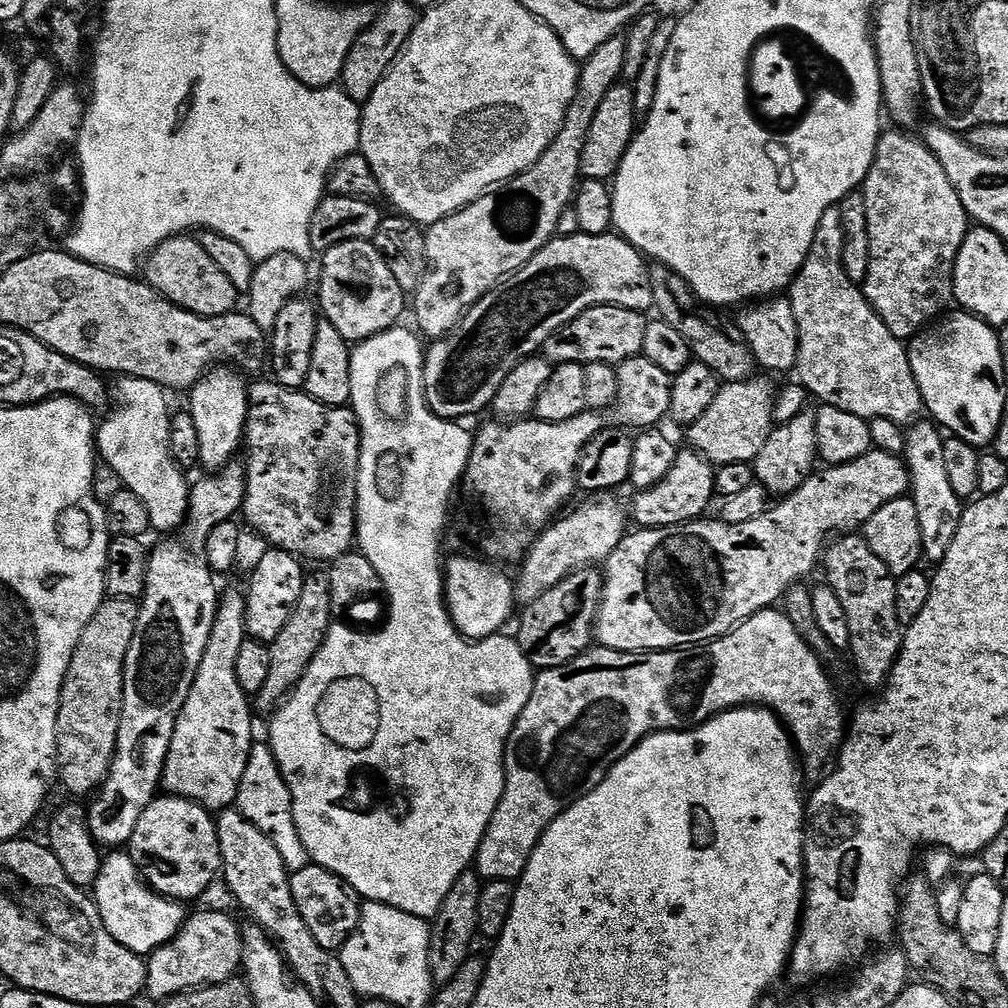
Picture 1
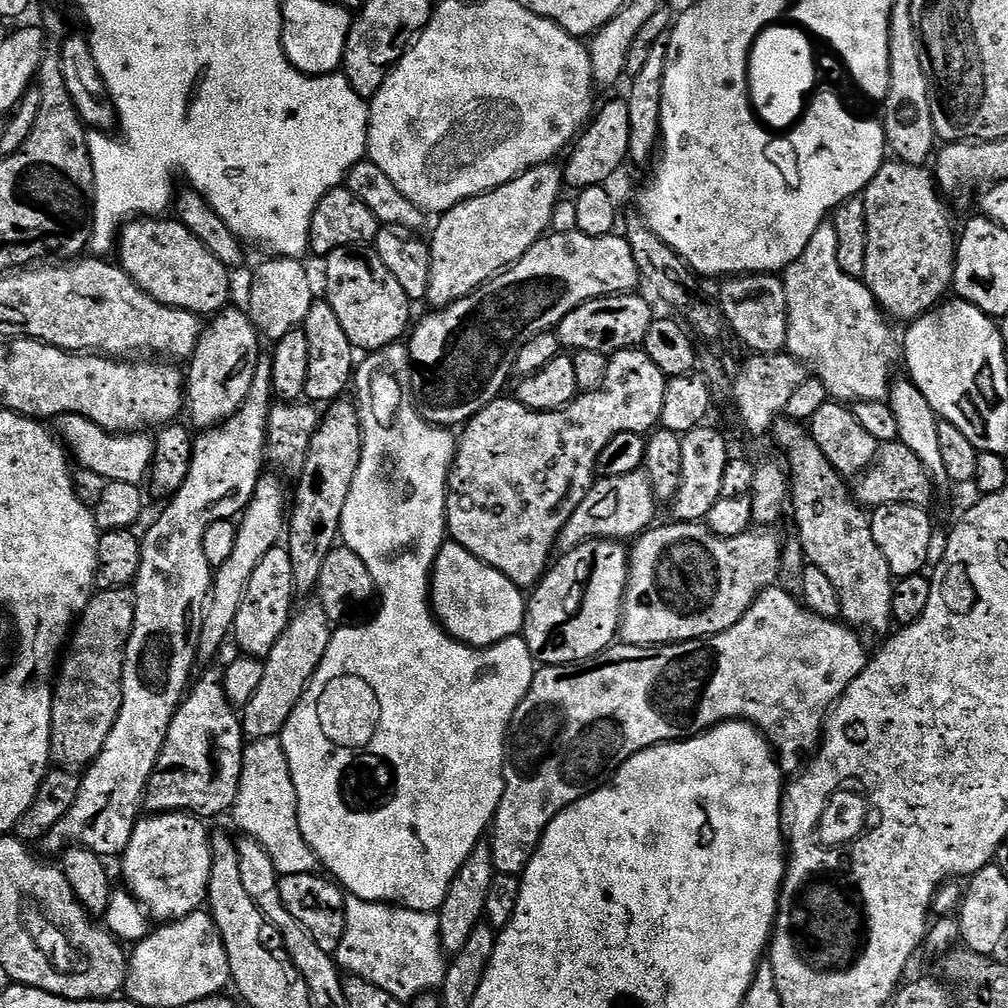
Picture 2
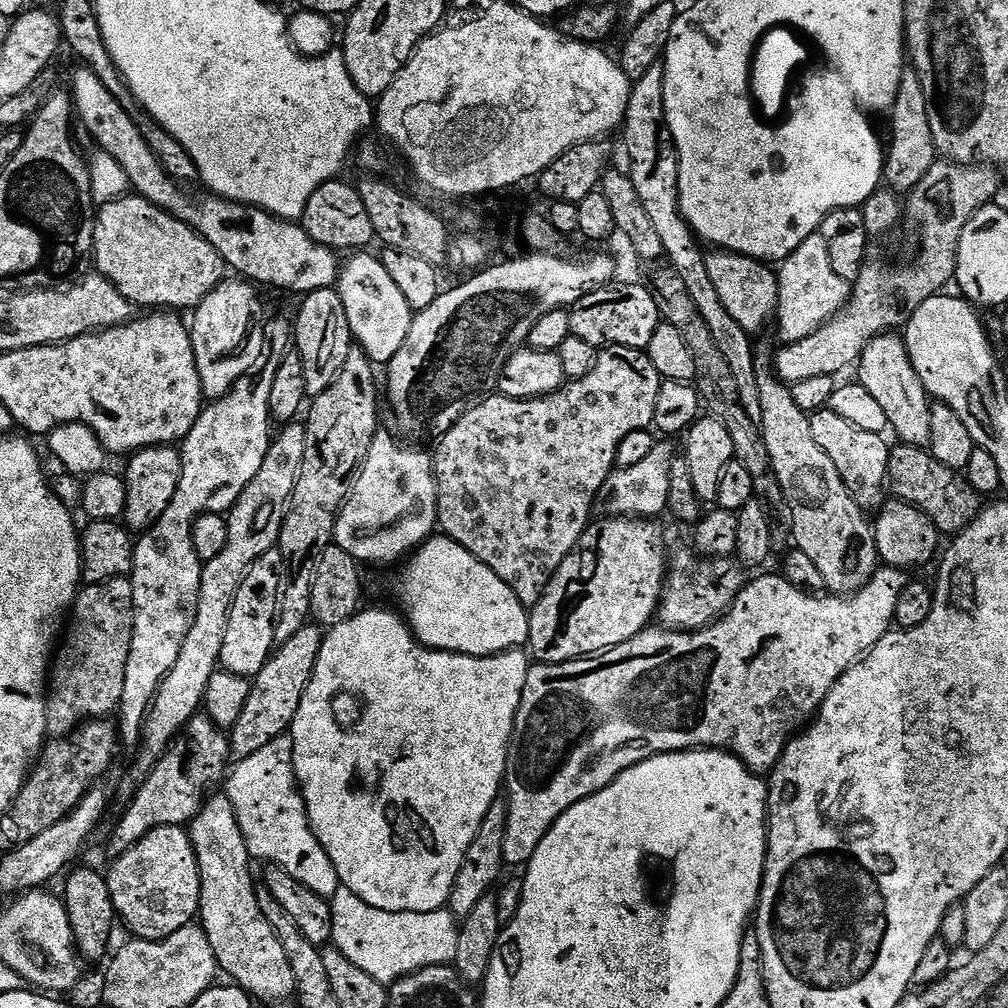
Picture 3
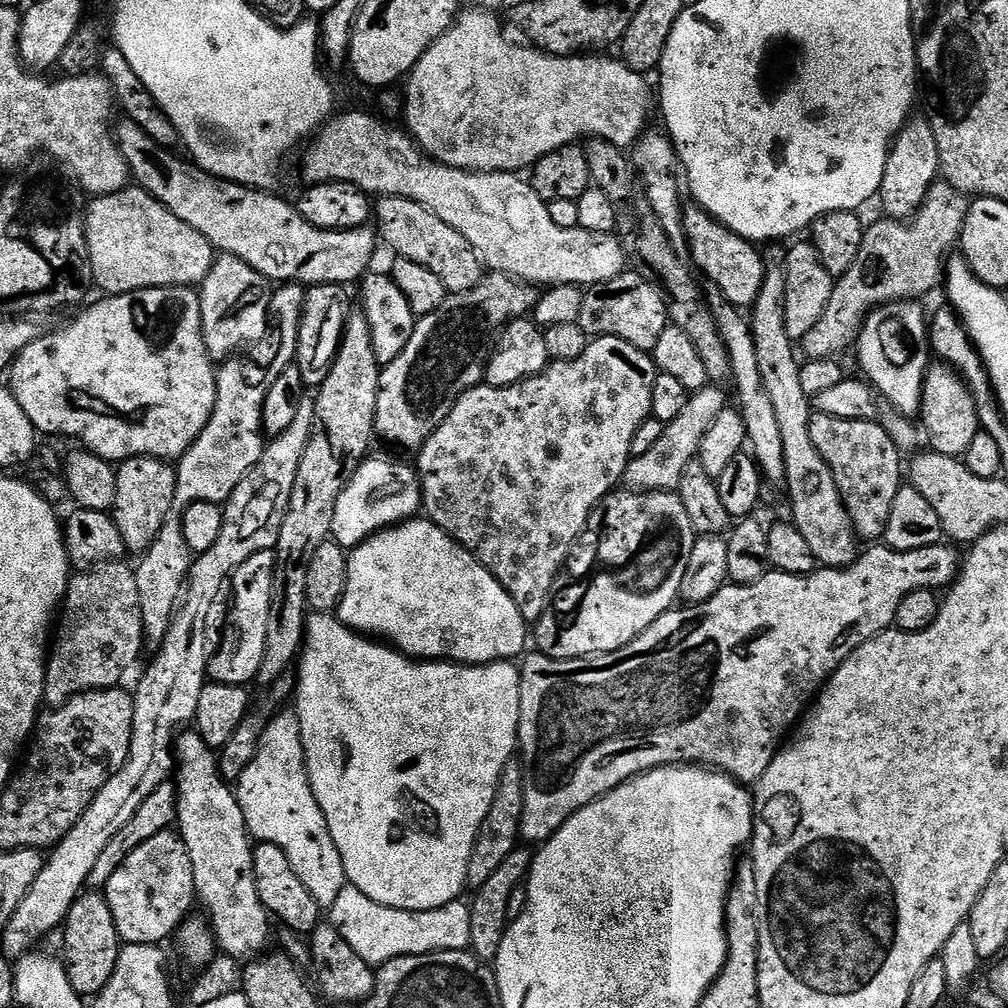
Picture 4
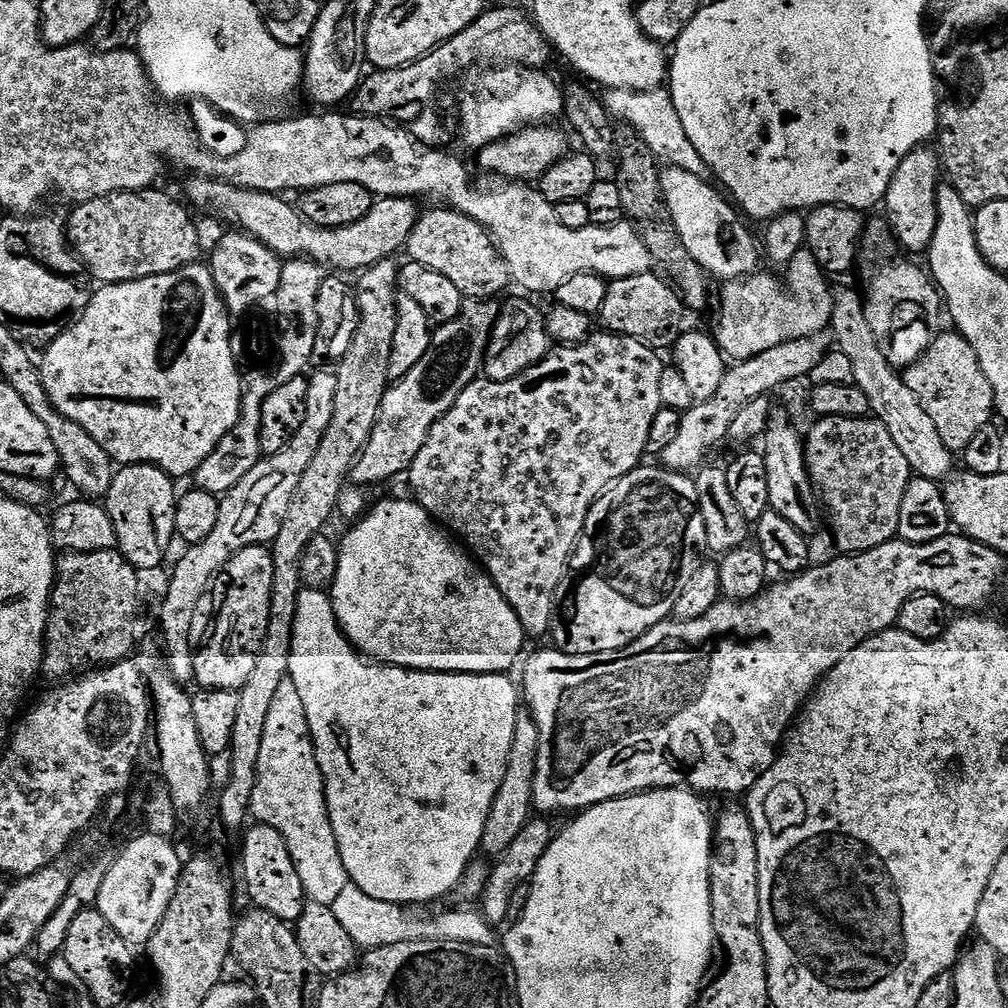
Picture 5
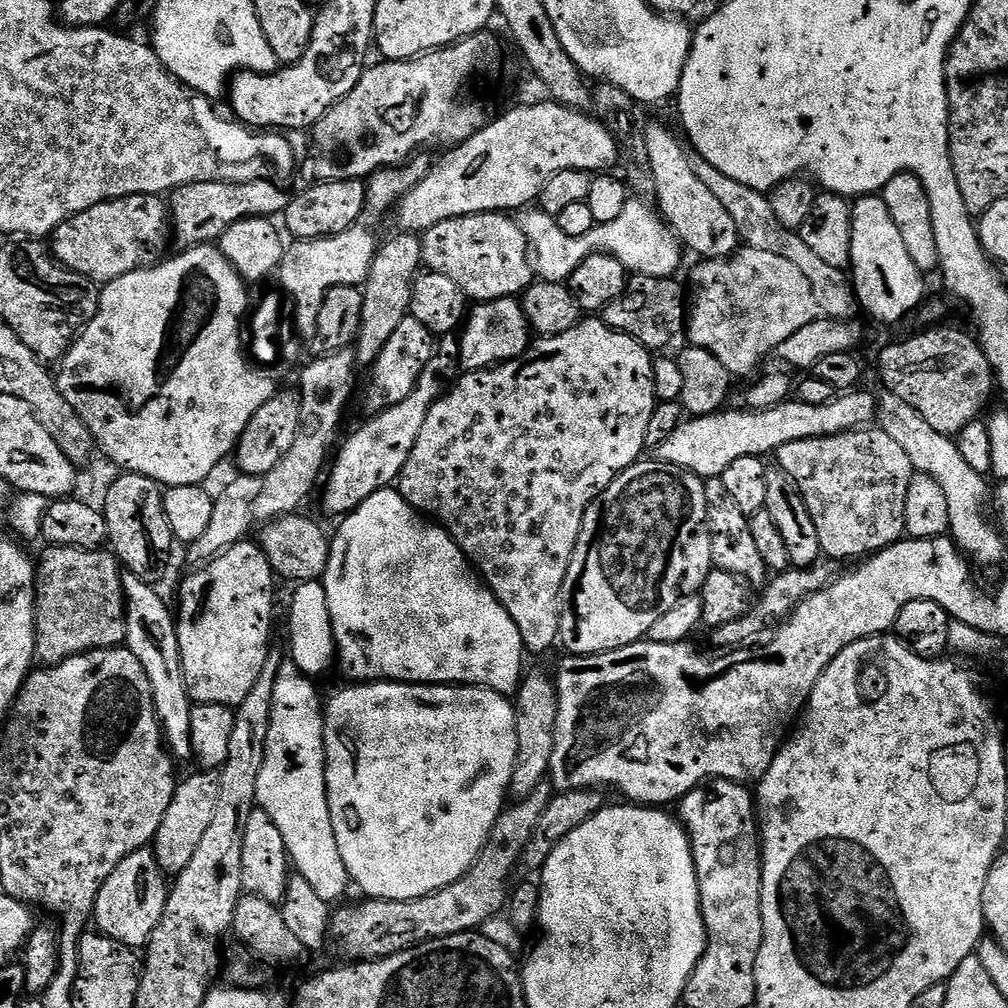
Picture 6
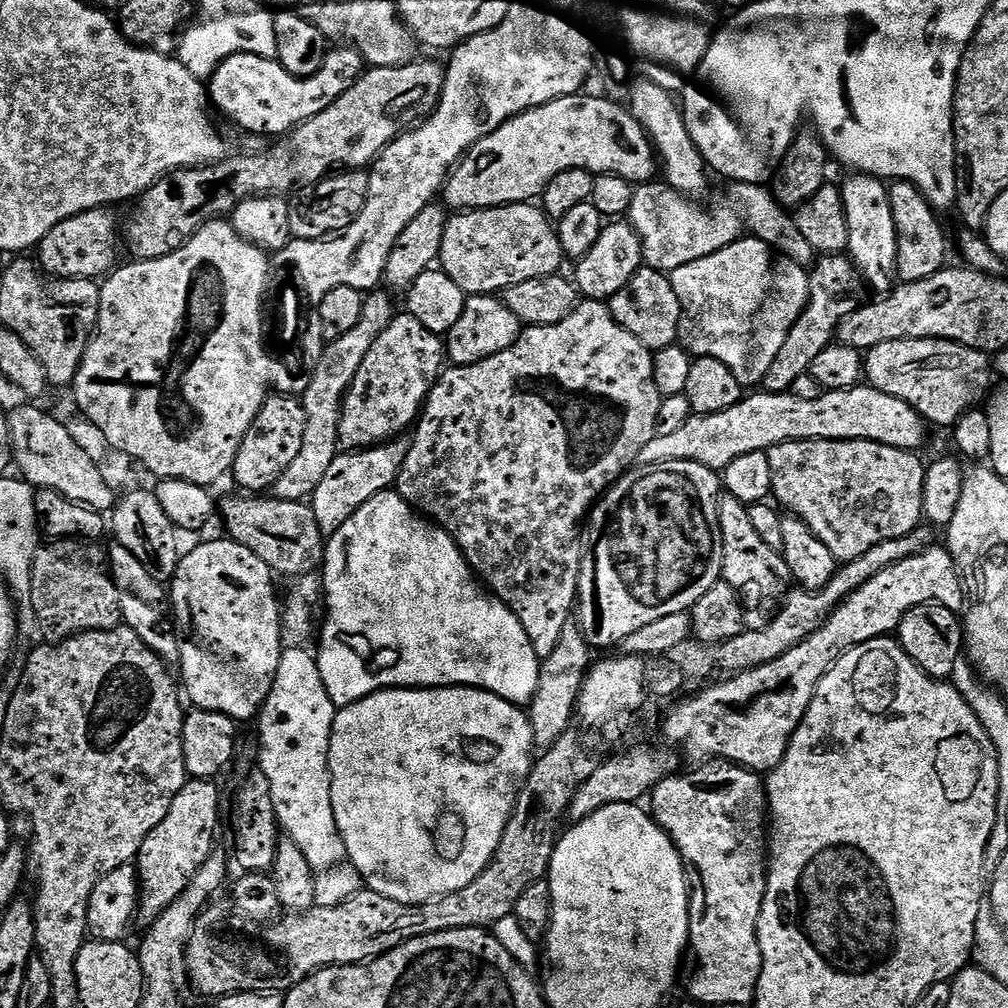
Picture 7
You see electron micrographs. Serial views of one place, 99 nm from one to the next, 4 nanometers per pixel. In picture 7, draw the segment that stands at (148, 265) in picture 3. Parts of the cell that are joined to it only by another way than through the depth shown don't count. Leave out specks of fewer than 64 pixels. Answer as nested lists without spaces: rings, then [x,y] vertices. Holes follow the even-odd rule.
[[[107,207],[95,208],[89,212],[78,214],[74,218],[66,218],[66,222],[58,222],[46,238],[42,238],[38,245],[38,264],[49,277],[58,280],[96,280],[109,275],[117,267],[116,247],[119,249],[122,244],[122,236],[118,231],[118,220],[116,224],[115,211]]]

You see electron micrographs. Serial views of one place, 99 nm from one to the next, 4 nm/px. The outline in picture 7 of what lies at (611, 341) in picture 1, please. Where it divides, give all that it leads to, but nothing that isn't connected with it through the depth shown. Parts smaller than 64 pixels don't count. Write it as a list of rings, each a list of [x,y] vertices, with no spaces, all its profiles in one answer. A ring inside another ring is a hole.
[[[640,267],[634,278],[630,278],[630,282],[626,282],[626,286],[622,286],[622,290],[607,301],[607,305],[613,322],[622,326],[622,330],[634,334],[634,338],[638,338],[638,342],[642,342],[649,352],[655,354],[679,341],[680,319],[684,313],[682,302],[678,302],[678,294],[674,294],[671,279],[657,268]]]

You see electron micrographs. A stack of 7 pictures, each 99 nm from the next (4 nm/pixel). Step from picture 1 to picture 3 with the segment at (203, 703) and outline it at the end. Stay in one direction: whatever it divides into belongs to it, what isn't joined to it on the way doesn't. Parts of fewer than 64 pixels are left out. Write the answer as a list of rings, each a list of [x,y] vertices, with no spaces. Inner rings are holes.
[[[203,714],[190,718],[188,725],[164,751],[160,761],[139,783],[137,788],[140,789],[133,794],[128,809],[121,814],[112,832],[112,841],[108,844],[109,857],[126,854],[126,850],[142,842],[146,834],[159,828],[191,825],[193,818],[200,813],[206,797],[215,789],[212,787],[225,783],[229,768],[230,749],[225,729],[218,727],[210,717]]]

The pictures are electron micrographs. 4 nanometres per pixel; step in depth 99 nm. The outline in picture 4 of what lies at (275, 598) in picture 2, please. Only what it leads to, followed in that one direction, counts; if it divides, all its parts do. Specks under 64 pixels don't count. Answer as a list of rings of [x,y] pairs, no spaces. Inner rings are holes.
[[[269,550],[250,554],[242,566],[232,573],[230,577],[230,592],[232,588],[232,609],[228,612],[228,625],[224,628],[224,637],[220,640],[220,645],[215,645],[208,661],[209,677],[217,684],[242,684],[251,685],[251,680],[255,681],[260,674],[262,666],[262,654],[266,654],[266,622],[270,622],[270,598],[274,590],[274,574],[276,573],[276,553]]]

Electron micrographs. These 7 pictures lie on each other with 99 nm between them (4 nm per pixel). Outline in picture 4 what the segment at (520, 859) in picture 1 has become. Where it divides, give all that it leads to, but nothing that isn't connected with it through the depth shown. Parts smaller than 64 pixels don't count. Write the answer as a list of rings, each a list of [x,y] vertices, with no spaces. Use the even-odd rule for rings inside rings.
[[[941,542],[934,546],[926,546],[922,550],[906,550],[905,552],[896,552],[893,548],[887,546],[868,546],[861,551],[856,560],[848,568],[825,568],[823,566],[817,567],[816,571],[808,576],[795,576],[794,574],[786,574],[785,572],[777,572],[769,570],[765,572],[762,578],[758,578],[758,582],[753,584],[733,584],[731,582],[724,585],[718,590],[718,594],[714,594],[714,598],[710,598],[704,604],[694,604],[691,606],[680,606],[675,610],[669,610],[661,614],[661,616],[654,621],[646,630],[642,630],[642,634],[638,634],[638,638],[634,638],[634,642],[630,642],[626,646],[622,646],[613,652],[606,654],[598,654],[597,656],[583,656],[577,660],[559,660],[558,658],[550,658],[544,656],[540,651],[533,651],[533,656],[525,655],[523,657],[524,664],[519,665],[520,670],[520,731],[518,733],[518,760],[522,765],[524,773],[524,801],[522,802],[522,822],[520,823],[520,840],[527,842],[529,845],[539,845],[554,835],[561,826],[563,826],[568,819],[570,819],[579,808],[584,808],[587,804],[593,804],[595,800],[599,800],[601,796],[605,796],[607,792],[612,792],[618,786],[622,786],[628,780],[632,780],[636,776],[640,776],[643,772],[650,772],[653,768],[667,768],[669,766],[703,766],[711,768],[717,772],[725,772],[727,776],[732,777],[733,780],[740,781],[745,786],[755,785],[757,780],[762,778],[762,774],[766,774],[766,766],[770,766],[770,762],[775,758],[777,752],[782,747],[782,741],[789,735],[790,729],[803,717],[806,709],[811,705],[814,699],[814,693],[823,684],[825,684],[831,676],[838,670],[838,666],[842,666],[842,662],[851,652],[858,650],[858,646],[862,646],[870,638],[874,638],[880,632],[889,631],[896,623],[896,607],[898,602],[902,602],[902,598],[906,598],[906,594],[910,594],[914,590],[922,590],[923,588],[930,588],[933,590],[944,590],[951,585],[952,581],[956,579],[960,565],[962,563],[961,553],[956,553],[957,549],[951,543]]]

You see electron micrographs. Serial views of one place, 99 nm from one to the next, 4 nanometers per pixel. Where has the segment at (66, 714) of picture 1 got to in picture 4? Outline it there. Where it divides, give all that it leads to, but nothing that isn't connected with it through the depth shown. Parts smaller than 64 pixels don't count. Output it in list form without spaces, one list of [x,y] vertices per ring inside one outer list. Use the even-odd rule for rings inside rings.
[[[124,563],[97,564],[95,568],[77,571],[69,579],[64,603],[58,612],[58,623],[54,628],[48,663],[44,665],[45,705],[61,708],[70,698],[83,692],[117,687],[128,668],[135,666],[140,651],[146,648],[142,606],[138,598],[138,578],[133,565]]]

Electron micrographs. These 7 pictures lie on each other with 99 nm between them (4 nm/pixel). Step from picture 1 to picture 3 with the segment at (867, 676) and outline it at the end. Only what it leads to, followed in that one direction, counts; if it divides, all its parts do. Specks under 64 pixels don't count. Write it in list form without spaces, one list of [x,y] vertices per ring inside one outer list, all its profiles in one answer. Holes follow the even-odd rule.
[[[755,345],[756,350],[756,381],[758,382],[758,398],[762,406],[762,418],[758,421],[760,432],[766,442],[766,454],[770,454],[770,462],[778,482],[782,486],[782,494],[786,506],[790,506],[790,518],[792,519],[791,539],[795,547],[802,550],[814,561],[814,567],[821,572],[822,582],[829,593],[837,596],[851,596],[875,574],[878,567],[876,555],[876,534],[870,520],[867,520],[865,509],[854,502],[850,490],[846,490],[846,482],[842,482],[834,462],[830,462],[826,450],[814,442],[814,434],[810,430],[812,421],[809,413],[794,402],[794,394],[791,387],[785,384],[774,371],[773,345]]]

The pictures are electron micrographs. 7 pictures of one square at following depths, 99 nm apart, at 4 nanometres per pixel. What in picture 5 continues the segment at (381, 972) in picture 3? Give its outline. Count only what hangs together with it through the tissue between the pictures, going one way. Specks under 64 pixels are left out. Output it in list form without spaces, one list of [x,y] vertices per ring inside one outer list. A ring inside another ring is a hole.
[[[349,882],[346,890],[338,894],[331,904],[334,918],[346,929],[346,934],[354,938],[357,949],[371,950],[382,946],[394,946],[398,942],[470,942],[474,946],[493,946],[497,943],[498,932],[495,927],[485,924],[479,911],[468,906],[456,906],[453,912],[440,912],[437,916],[419,916],[419,911],[408,906],[382,902],[370,898],[357,884]]]

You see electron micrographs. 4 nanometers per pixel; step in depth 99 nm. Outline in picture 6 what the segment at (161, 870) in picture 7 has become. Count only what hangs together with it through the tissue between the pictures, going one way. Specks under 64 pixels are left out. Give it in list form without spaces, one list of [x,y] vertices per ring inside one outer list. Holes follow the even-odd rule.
[[[196,770],[193,776],[188,776],[185,780],[183,777],[177,783],[176,793],[162,818],[162,826],[158,826],[154,841],[156,861],[159,862],[160,868],[165,874],[179,874],[182,870],[186,870],[186,866],[190,866],[190,858],[194,858],[194,853],[198,850],[198,845],[201,844],[206,830],[210,830],[210,821],[214,819],[214,810],[218,806],[219,785],[220,777],[212,770]]]

